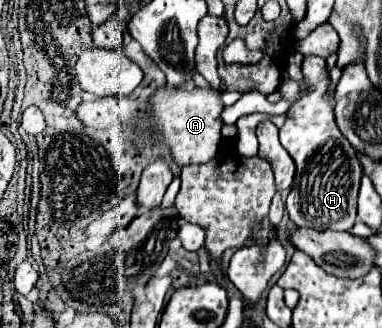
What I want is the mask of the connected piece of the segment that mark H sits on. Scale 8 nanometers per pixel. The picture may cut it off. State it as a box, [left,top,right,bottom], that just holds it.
[280,55,362,231]

